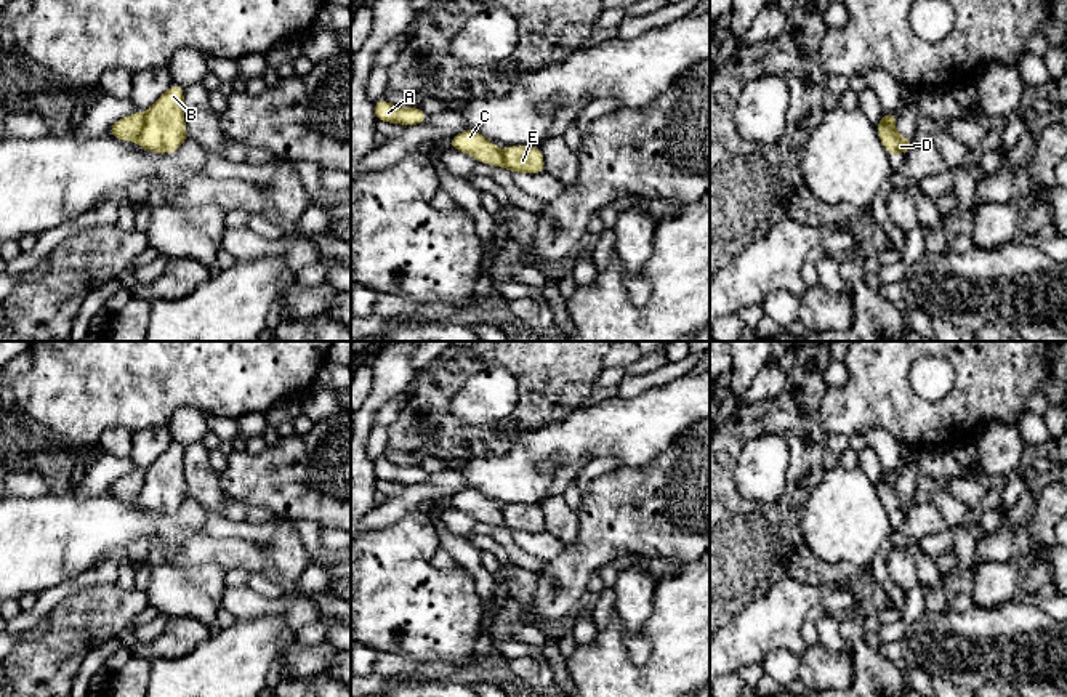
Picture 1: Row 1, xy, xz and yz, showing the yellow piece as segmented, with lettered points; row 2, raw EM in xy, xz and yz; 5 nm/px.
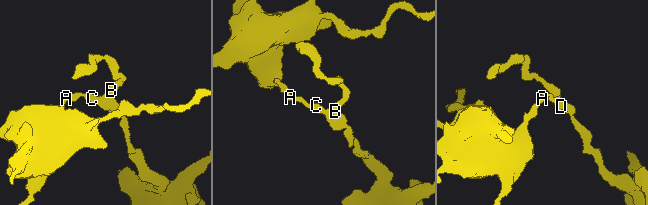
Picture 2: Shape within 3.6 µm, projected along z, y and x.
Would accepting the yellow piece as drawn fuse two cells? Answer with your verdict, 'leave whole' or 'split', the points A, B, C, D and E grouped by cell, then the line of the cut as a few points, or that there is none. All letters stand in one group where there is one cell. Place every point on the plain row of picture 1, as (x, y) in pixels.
split | A C / B D E | xy (144, 471), (144, 484), (133, 499)

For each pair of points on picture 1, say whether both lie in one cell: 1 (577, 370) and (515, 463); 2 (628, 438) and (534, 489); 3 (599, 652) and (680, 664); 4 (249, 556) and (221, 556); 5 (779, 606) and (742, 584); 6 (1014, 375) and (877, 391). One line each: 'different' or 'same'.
1: different
2: same
3: same
4: same
5: different
6: same

